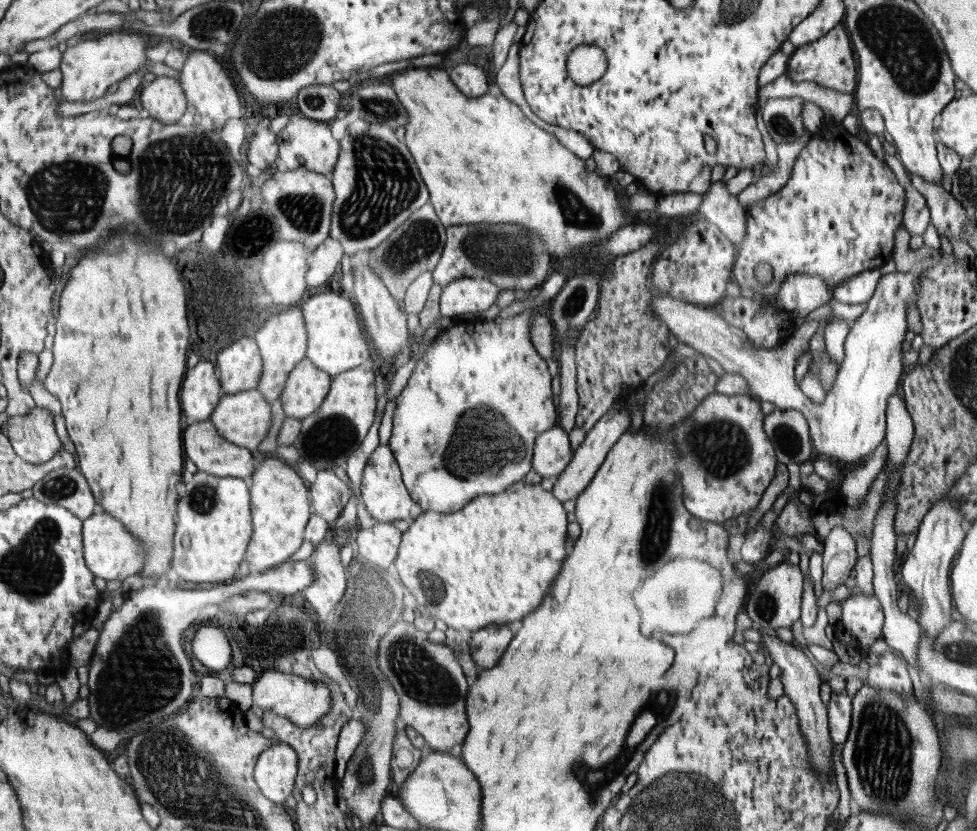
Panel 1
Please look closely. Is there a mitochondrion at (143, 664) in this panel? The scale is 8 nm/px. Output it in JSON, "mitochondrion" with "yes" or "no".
{"mitochondrion":"yes"}

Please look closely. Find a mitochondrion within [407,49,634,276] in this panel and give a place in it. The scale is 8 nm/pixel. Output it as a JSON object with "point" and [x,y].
{"point":[574,212]}

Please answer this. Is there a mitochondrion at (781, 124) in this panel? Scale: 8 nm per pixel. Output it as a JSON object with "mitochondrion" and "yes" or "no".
{"mitochondrion":"yes"}

